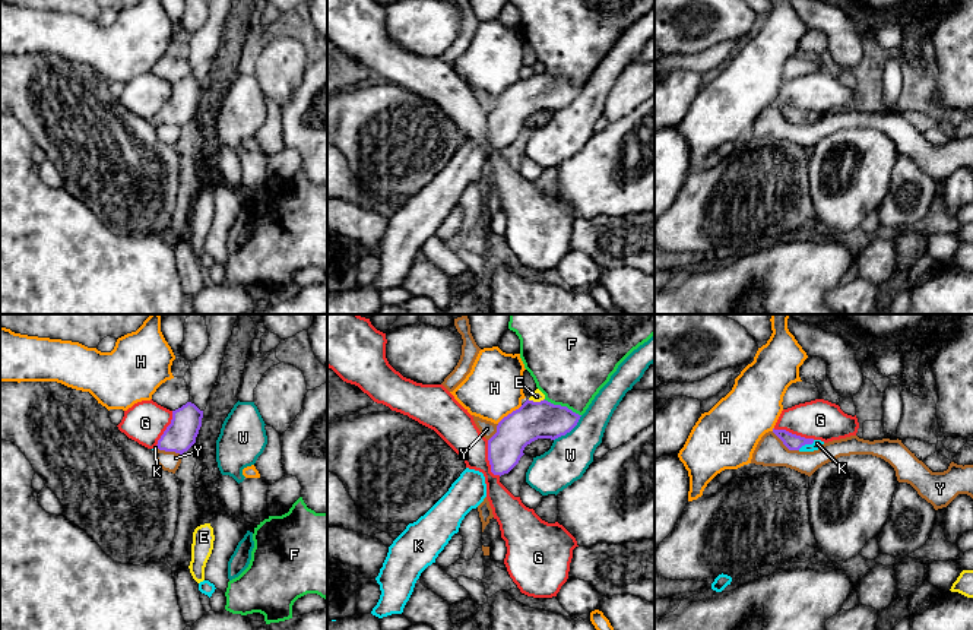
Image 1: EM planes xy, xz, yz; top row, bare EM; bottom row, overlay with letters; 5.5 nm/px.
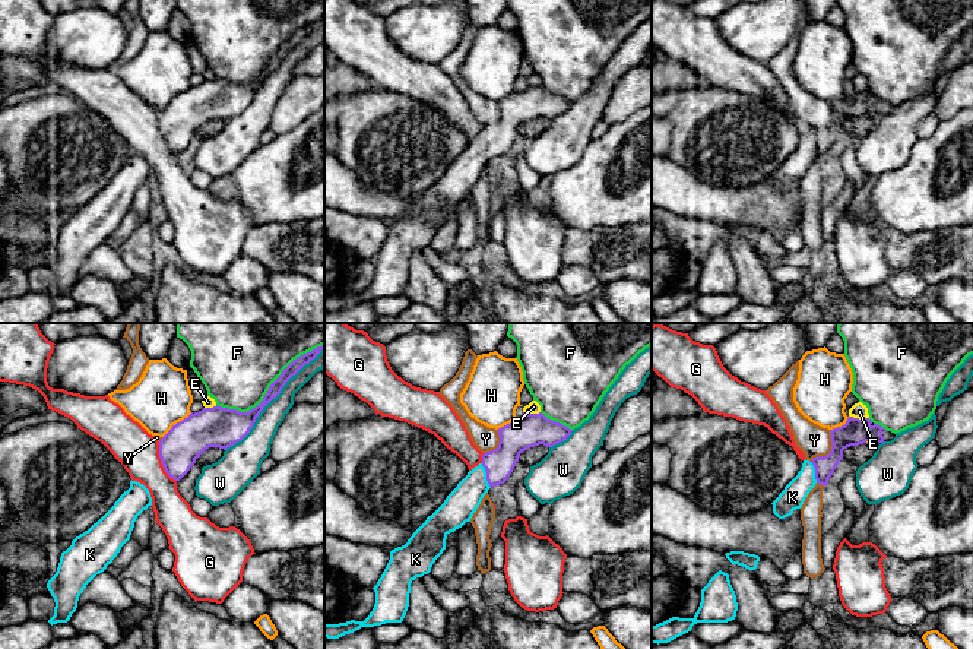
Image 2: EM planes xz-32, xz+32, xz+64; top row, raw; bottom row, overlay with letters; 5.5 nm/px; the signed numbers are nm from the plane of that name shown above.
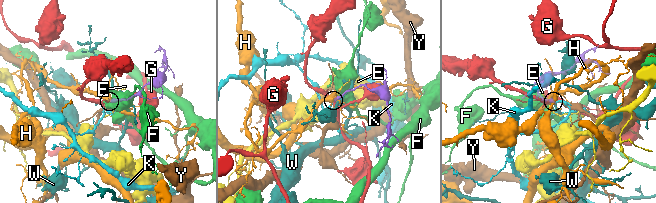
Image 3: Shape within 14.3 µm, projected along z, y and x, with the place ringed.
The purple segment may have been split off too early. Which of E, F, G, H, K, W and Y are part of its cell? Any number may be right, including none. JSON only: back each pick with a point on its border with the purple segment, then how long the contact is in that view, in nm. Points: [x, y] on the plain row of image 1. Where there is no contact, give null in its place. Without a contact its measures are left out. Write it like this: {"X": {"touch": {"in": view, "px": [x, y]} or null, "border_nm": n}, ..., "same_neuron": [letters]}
{"K": {"touch": {"in": "yz", "px": [805, 116]}, "border_nm": 110}, "same_neuron": ["K"]}

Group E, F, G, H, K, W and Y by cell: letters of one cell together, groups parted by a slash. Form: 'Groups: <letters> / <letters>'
Groups: E / F / G / H / K / W / Y

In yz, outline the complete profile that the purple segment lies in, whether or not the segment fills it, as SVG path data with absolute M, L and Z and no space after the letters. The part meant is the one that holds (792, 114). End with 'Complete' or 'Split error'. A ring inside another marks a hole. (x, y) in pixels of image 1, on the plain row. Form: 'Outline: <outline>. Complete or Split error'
Outline: M773 101L773 105L783 114L783 117L789 123L814 124L814 123L818 123L824 117L824 114L821 113L805 111L805 110L792 107L786 102Z. Split error

